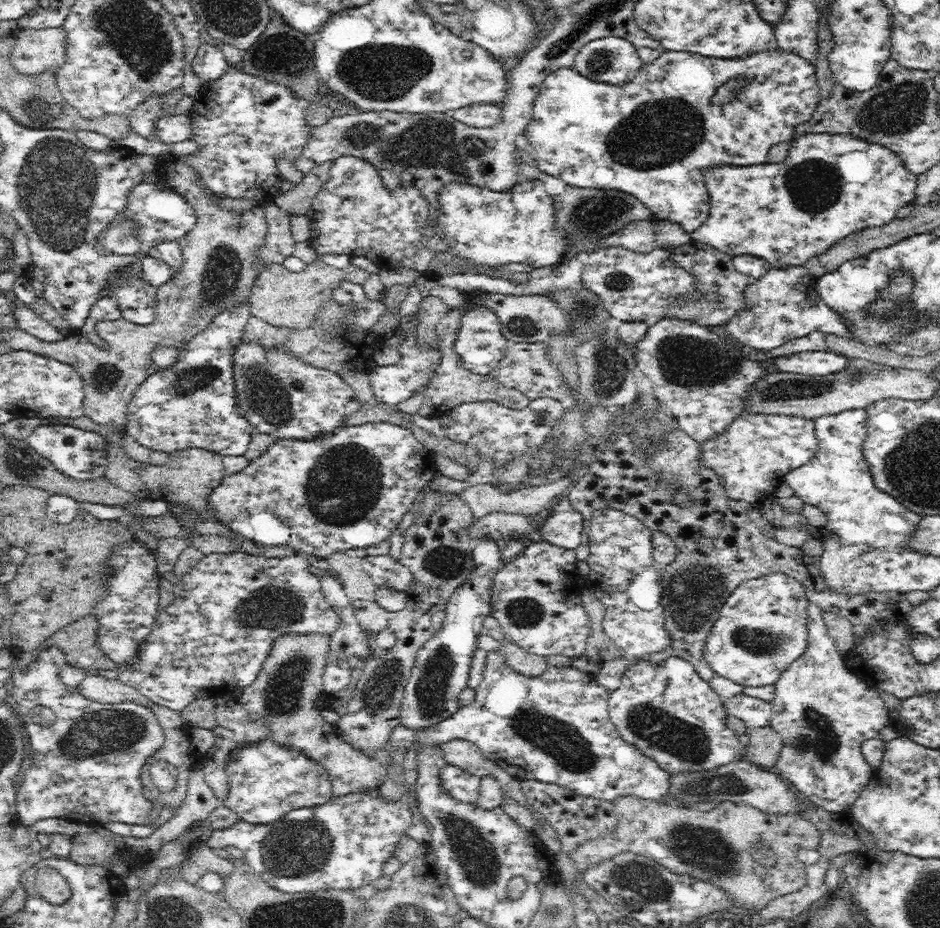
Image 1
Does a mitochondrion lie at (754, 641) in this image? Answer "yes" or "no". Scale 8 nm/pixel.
yes

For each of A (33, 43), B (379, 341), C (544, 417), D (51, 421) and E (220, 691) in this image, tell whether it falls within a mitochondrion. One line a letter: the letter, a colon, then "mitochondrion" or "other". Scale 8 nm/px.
A: other
B: other
C: mitochondrion
D: other
E: other

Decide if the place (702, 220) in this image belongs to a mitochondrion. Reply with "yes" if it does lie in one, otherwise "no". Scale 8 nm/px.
no

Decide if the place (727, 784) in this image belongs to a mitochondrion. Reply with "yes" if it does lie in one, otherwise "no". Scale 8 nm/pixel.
yes

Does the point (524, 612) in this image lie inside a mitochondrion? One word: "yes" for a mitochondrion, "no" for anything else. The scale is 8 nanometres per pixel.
yes

